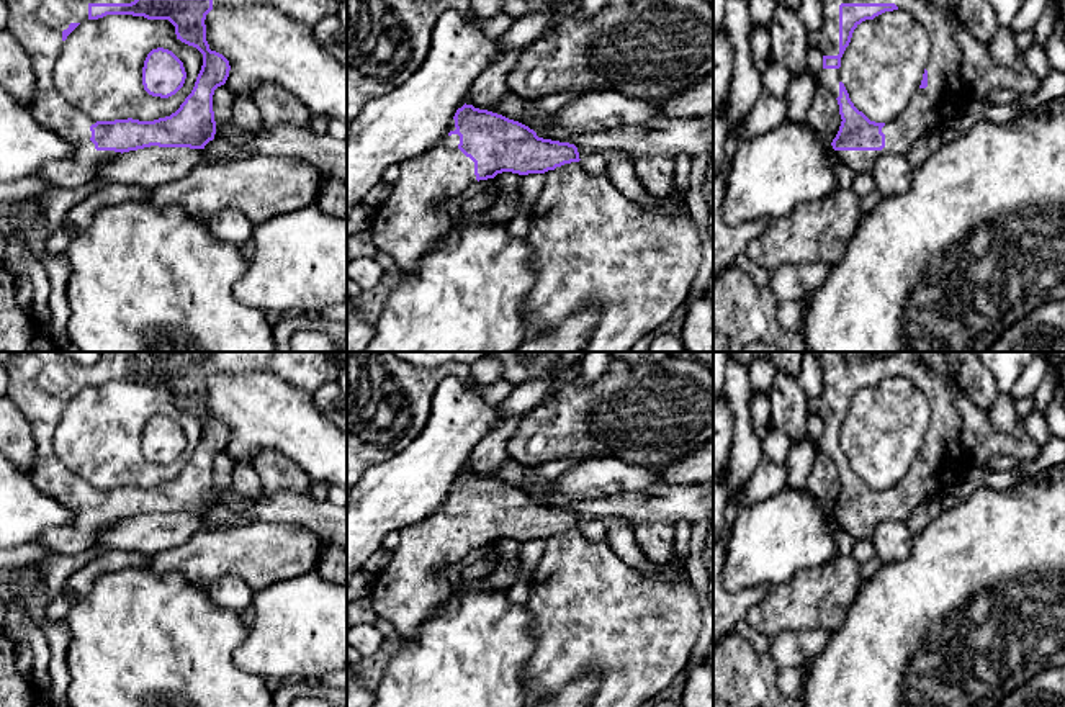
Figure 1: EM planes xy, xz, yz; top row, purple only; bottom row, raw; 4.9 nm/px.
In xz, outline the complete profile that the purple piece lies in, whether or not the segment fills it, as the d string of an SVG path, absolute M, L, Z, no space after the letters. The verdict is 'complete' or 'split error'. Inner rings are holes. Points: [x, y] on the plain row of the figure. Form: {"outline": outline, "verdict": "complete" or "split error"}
{"outline": "M463 471L450 488L447 501L427 519L399 530L399 543L389 563L375 574L370 592L378 617L388 619L402 640L416 637L434 610L448 601L452 586L442 574L470 552L497 540L545 540L564 530L579 529L574 511L538 504L528 493L502 481Z", "verdict": "split error"}

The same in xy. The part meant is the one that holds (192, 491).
{"outline": "M13 352L5 367L8 373L7 398L15 403L33 430L36 460L29 470L31 480L41 493L54 498L74 514L70 525L46 530L38 543L57 555L75 555L92 548L101 530L123 519L151 512L204 516L214 506L213 462L218 453L226 450L231 432L222 421L211 417L206 408L204 386L213 375L270 372L288 385L312 394L326 383L335 381L342 365L337 362L335 352L100 352L98 360L88 367L75 363L61 352ZM106 381L169 386L175 393L177 406L203 421L203 432L191 460L170 483L154 488L133 484L95 488L59 460L54 452L54 432L62 409L82 388Z", "verdict": "split error"}

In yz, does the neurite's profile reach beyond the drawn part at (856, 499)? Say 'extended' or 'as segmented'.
extended

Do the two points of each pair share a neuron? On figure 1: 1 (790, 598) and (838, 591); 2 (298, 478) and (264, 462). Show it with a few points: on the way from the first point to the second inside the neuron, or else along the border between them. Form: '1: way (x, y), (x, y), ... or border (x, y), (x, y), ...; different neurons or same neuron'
1: way (802, 598), (818, 598), (826, 591); same neuron
2: way (290, 477), (278, 473), (272, 467); same neuron

